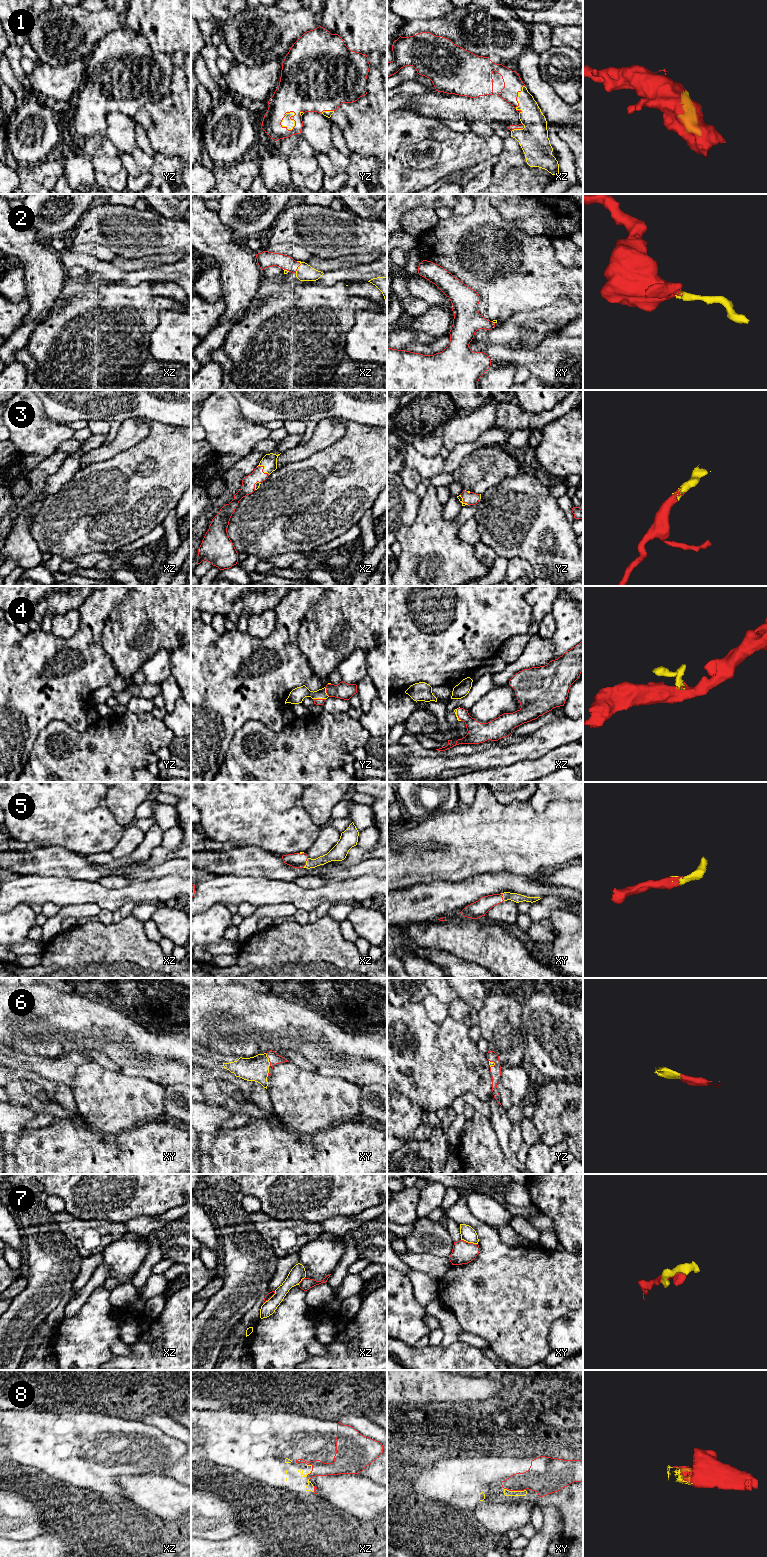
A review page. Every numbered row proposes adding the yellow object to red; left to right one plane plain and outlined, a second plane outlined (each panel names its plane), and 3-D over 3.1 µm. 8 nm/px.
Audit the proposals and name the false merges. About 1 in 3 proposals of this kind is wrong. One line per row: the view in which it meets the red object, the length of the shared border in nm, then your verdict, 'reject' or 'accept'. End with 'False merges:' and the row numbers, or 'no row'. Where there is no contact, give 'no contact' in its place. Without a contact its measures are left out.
1: yz | 170 nm | accept
2: xz | 100 nm | accept
3: xz | 120 nm | accept
4: yz | 100 nm | accept
5: xz | 80 nm | accept
6: xy | 190 nm | accept
7: xy | 140 nm | reject
8: xy | 180 nm | accept
False merges: 7

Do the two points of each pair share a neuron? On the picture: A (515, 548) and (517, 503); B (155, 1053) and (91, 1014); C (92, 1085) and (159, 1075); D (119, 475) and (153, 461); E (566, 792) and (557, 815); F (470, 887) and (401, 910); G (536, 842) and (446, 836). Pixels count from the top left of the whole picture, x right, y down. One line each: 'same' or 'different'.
A: same
B: same
C: different
D: same
E: different
F: same
G: same

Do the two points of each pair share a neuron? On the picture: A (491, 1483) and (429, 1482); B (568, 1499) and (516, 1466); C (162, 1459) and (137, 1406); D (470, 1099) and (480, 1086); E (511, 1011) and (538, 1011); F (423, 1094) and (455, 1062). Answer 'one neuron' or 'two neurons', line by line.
A: one neuron
B: two neurons
C: two neurons
D: two neurons
E: two neurons
F: one neuron

